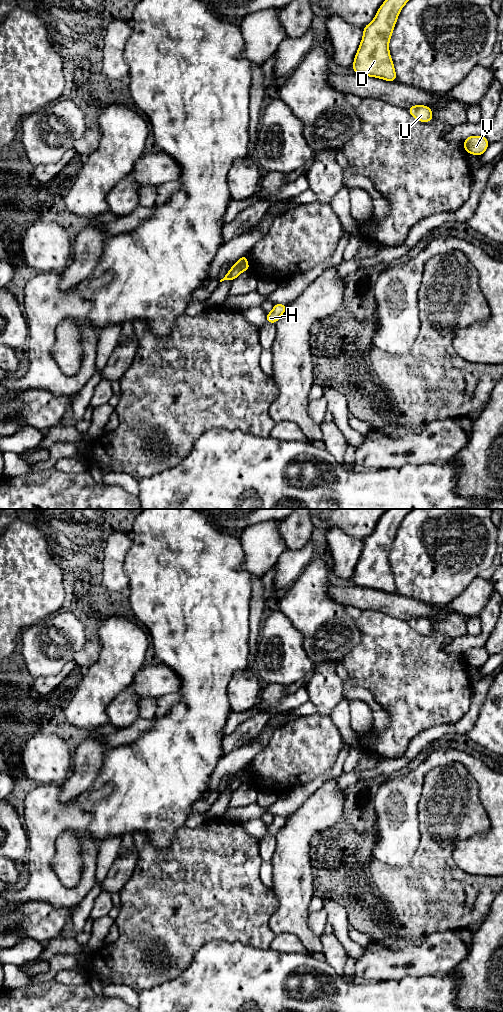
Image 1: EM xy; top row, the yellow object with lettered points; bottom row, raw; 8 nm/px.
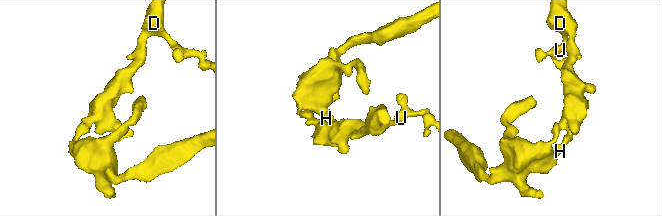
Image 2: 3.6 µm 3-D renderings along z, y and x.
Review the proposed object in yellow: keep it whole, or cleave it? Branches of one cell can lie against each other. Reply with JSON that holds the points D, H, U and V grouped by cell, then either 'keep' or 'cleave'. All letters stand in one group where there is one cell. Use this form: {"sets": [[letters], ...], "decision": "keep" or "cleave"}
{"sets": [["D", "U", "V"], ["H"]], "decision": "cleave"}

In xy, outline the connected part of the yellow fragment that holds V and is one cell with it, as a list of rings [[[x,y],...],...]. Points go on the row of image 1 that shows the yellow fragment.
[[[484,135],[469,136],[465,139],[464,149],[467,153],[481,156],[489,146],[489,142]]]

